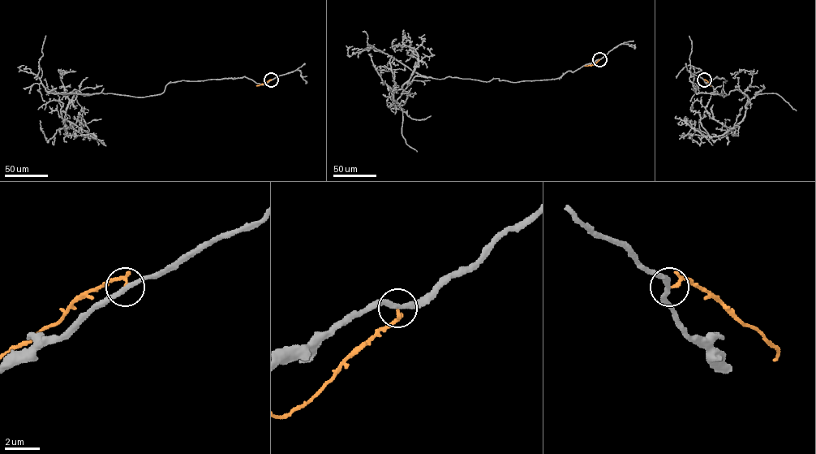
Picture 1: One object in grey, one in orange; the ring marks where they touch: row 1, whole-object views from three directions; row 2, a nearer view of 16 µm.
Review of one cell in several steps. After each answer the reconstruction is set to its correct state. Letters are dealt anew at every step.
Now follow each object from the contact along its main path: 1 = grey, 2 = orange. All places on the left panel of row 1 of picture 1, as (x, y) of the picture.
1: (271, 79), (170, 81), (143, 97), (75, 89), (65, 123), (89, 136), (67, 117)
2: (271, 79), (256, 85)

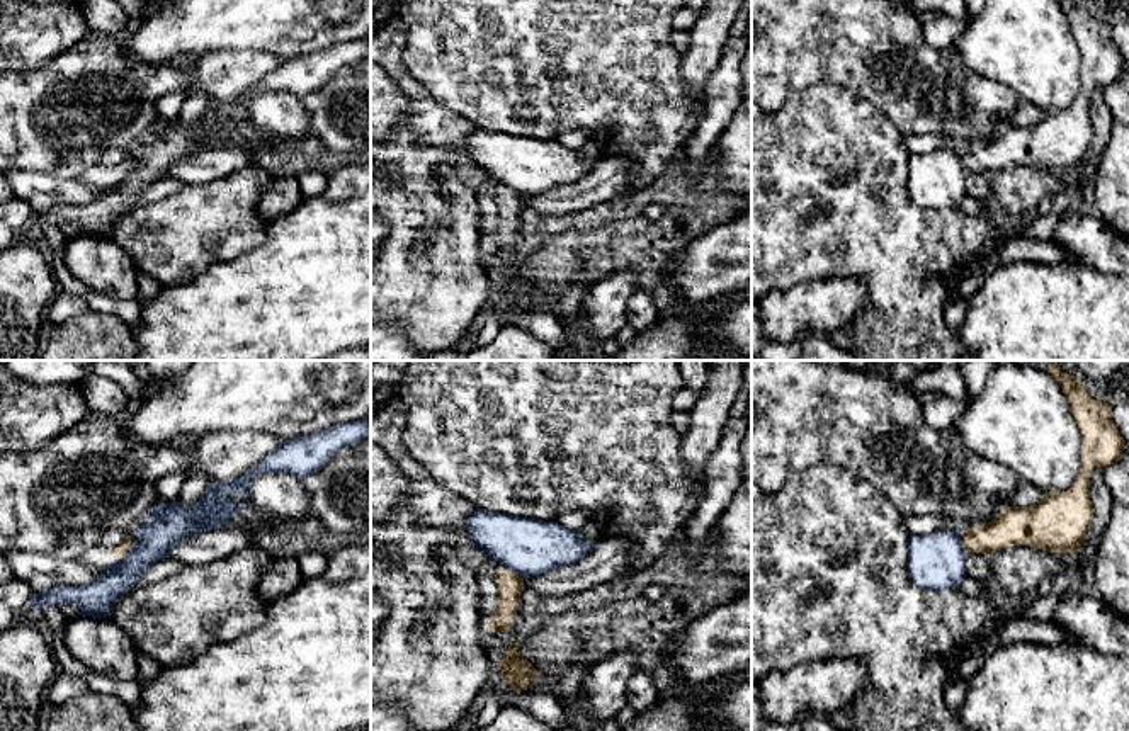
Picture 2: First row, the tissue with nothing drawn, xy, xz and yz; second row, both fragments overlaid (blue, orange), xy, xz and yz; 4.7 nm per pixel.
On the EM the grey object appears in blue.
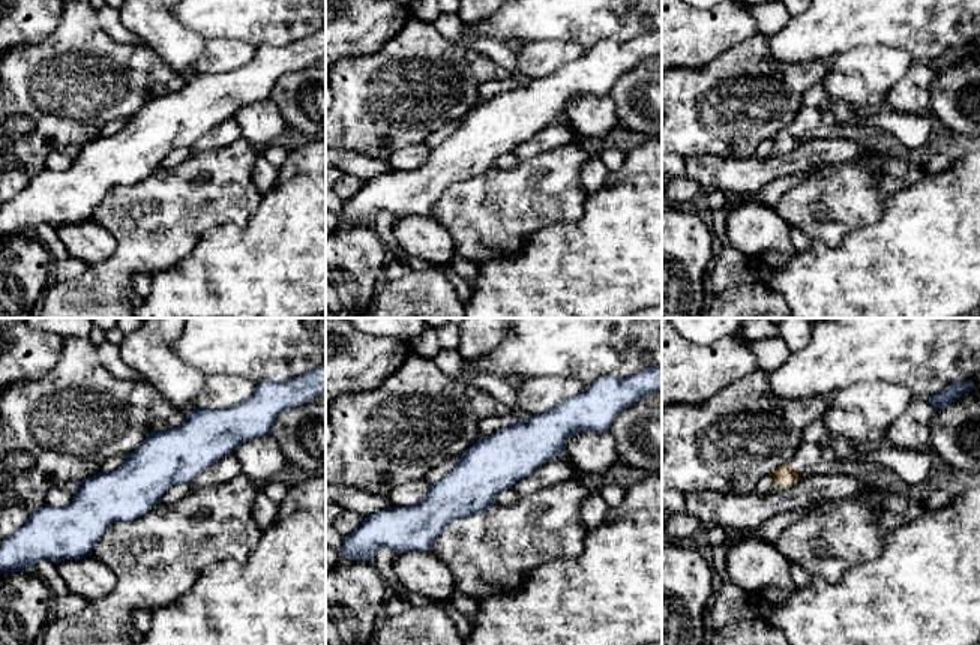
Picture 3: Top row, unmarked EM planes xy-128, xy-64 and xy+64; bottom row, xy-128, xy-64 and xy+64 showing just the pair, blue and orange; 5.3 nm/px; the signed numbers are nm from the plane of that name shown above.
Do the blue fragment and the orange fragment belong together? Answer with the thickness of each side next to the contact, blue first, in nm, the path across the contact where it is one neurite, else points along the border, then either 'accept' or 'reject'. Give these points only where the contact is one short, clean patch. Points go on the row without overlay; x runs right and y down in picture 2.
200/60 nm | along xy (133, 152), (128, 172), (114, 179) | reject

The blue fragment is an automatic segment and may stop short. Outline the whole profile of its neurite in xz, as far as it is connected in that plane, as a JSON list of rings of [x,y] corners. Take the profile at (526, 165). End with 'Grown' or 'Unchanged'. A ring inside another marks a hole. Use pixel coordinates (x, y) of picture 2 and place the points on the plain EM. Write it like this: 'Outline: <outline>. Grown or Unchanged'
Outline: [[[476,128],[468,138],[471,163],[493,175],[500,185],[522,197],[534,197],[588,175],[597,162],[585,162],[580,150],[558,141],[522,138]]]. Unchanged

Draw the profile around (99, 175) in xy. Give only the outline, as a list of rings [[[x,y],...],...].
[[[129,151],[126,160],[122,163],[119,163],[114,170],[111,170],[111,168],[99,163],[95,167],[85,170],[83,173],[80,173],[77,177],[77,180],[80,180],[85,185],[94,187],[94,189],[104,189],[114,178],[124,178],[126,173],[128,173],[128,168],[133,165],[133,162],[134,162],[134,153]]]

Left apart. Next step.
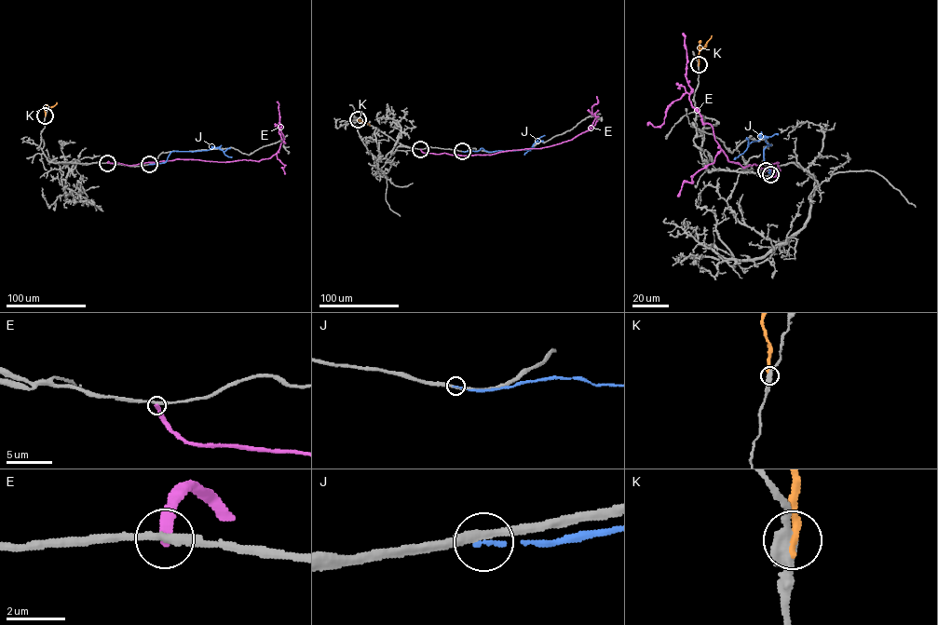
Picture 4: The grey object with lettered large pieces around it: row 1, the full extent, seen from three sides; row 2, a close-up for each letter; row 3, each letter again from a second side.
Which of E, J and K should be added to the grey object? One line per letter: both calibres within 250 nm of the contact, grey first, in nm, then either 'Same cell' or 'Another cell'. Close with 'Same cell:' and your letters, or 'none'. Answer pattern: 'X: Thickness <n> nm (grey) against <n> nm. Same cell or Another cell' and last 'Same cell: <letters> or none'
E: Thickness 280 nm (grey) against 280 nm. Another cell
J: Thickness 280 nm (grey) against 110 nm. Another cell
K: Thickness 400 nm (grey) against 280 nm. Another cell
Same cell: none

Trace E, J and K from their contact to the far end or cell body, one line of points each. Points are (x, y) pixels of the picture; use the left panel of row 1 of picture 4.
E: (107, 163), (132, 165), (180, 158), (259, 161), (270, 157), (278, 149), (283, 141), (279, 128), (284, 142)
J: (149, 164), (165, 162), (171, 151), (218, 147), (232, 156)
K: (45, 115), (45, 109), (56, 102)

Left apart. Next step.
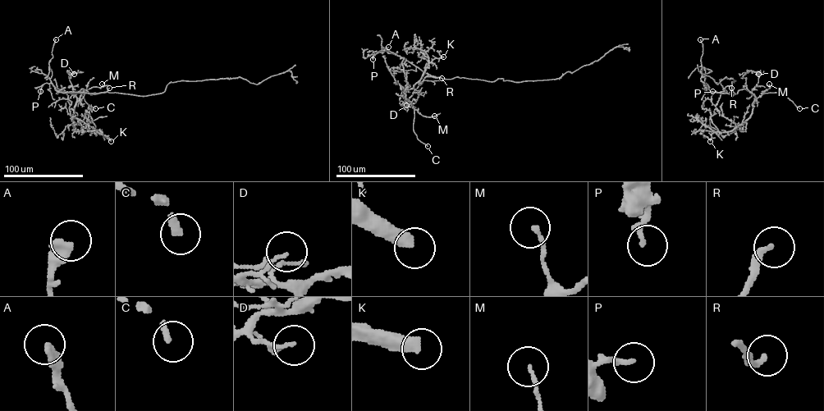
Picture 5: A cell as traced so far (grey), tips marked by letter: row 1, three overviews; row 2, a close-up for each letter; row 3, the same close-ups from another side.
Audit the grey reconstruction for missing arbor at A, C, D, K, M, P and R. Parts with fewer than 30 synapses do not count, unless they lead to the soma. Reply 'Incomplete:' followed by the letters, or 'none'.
Incomplete: C, K, R

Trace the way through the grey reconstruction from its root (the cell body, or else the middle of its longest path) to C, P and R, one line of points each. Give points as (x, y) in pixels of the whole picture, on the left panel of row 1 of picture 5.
C: (136, 95), (107, 92), (90, 94), (83, 89), (76, 93), (77, 101), (82, 92), (84, 101), (95, 108)
P: (136, 95), (107, 92), (62, 93), (58, 92), (51, 83), (44, 84), (40, 91)
R: (136, 95), (107, 92), (109, 88)

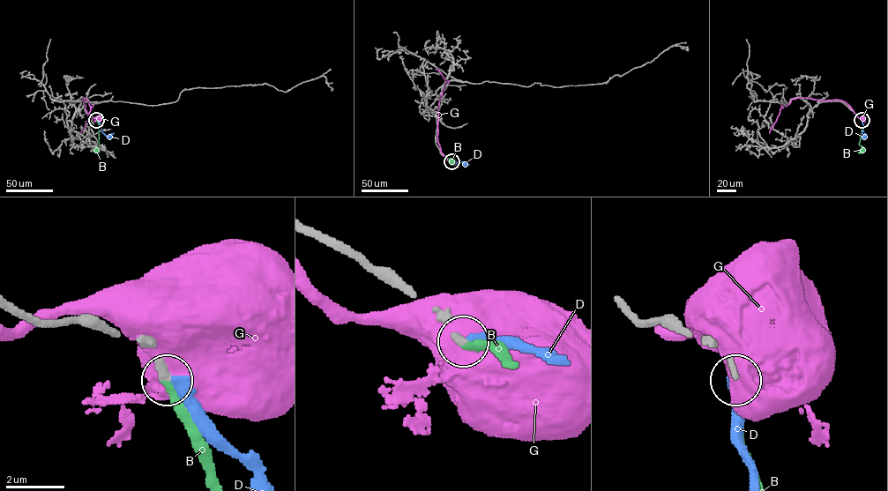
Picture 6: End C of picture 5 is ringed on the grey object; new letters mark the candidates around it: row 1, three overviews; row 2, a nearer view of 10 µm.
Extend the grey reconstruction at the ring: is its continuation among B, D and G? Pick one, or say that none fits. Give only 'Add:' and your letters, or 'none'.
Add: B

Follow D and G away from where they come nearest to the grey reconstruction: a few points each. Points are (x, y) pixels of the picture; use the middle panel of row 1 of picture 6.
D: (452, 161), (465, 163)
G: (451, 161), (441, 152), (437, 142), (437, 110), (445, 80), (435, 69)

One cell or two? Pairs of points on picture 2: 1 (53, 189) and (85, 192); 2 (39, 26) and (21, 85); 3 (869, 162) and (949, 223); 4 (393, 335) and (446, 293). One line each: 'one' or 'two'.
1: one
2: two
3: one
4: two

